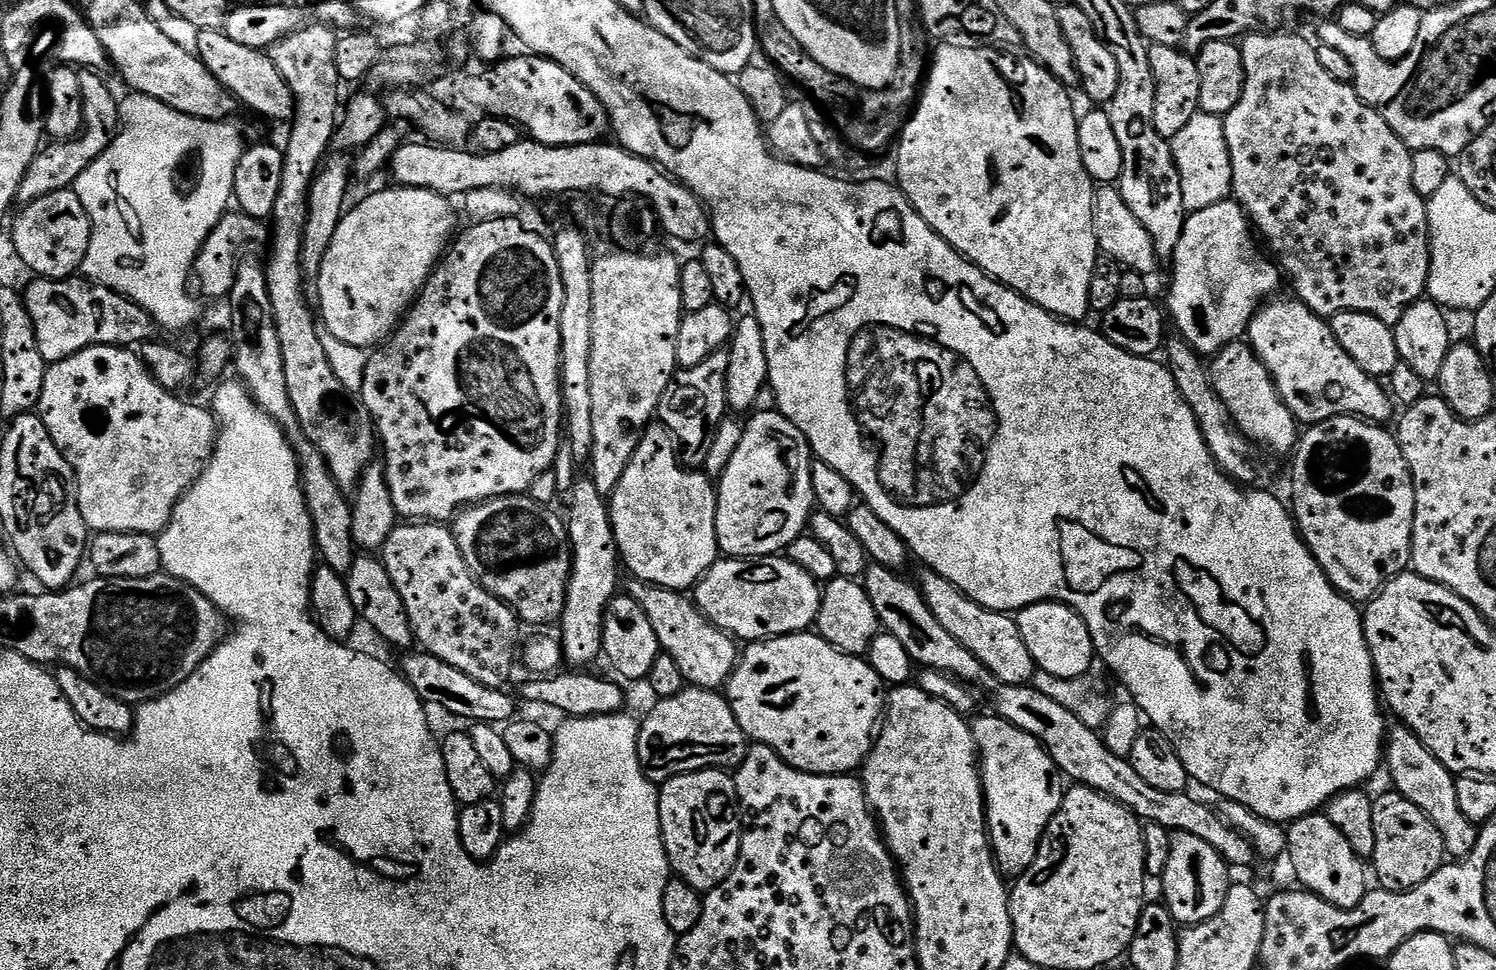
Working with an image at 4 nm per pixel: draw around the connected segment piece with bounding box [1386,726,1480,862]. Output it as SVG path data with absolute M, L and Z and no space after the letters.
M1399 727L1393 732L1391 729L1386 736L1386 772L1388 768L1393 782L1396 783L1393 784L1395 791L1401 792L1410 802L1414 802L1414 806L1418 806L1422 810L1422 814L1426 814L1426 818L1430 818L1430 822L1434 822L1434 826L1438 826L1438 834L1442 834L1444 839L1445 853L1453 861L1459 862L1474 850L1480 828L1474 822L1470 822L1470 818L1466 818L1466 814L1462 814L1462 806L1458 806L1457 777L1453 772L1446 770L1446 766L1442 766L1442 762L1438 762L1438 758L1434 758L1432 751L1408 727Z

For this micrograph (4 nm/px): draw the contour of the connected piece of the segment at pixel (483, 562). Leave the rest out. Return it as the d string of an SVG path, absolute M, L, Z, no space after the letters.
M521 494L519 496L499 496L493 500L483 500L480 504L474 504L465 507L463 511L455 517L454 531L456 541L458 542L458 550L462 550L462 558L466 562L466 566L472 575L476 577L476 581L482 585L487 592L494 594L494 598L498 598L504 604L509 604L512 611L525 625L528 624L552 624L555 625L560 619L560 615L564 613L566 606L566 594L568 593L568 579L572 576L572 561L570 559L570 541L568 539L568 529L565 521L553 510L549 505L539 504L532 500L531 495Z

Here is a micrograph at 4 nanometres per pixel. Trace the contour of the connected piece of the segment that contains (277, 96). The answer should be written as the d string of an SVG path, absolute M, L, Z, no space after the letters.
M202 28L198 34L196 55L206 66L206 70L210 70L210 74L214 74L221 86L243 107L245 104L250 111L257 112L268 120L291 121L296 111L296 100L290 86L286 86L282 74L278 74L278 66L274 66L267 51L233 42L221 29Z

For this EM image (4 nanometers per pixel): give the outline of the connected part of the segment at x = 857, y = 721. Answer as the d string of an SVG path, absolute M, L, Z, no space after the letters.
M811 631L797 632L794 636L774 636L770 640L757 640L749 643L745 648L748 649L745 652L743 649L736 669L727 682L726 699L731 704L732 712L738 718L749 741L770 746L789 766L796 768L799 772L813 772L816 776L842 776L855 773L871 752L878 725L886 711L886 685L872 668L871 663L859 656L848 656L845 652L840 652L826 643L819 634L813 634Z

